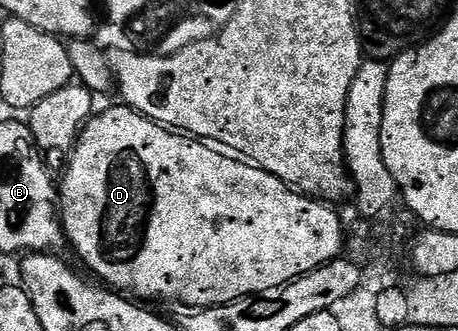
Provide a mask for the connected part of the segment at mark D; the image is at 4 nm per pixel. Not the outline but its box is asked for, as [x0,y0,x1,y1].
[60,104,343,308]

